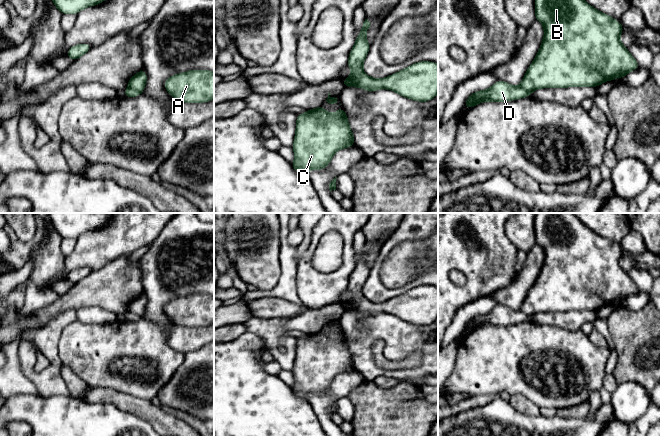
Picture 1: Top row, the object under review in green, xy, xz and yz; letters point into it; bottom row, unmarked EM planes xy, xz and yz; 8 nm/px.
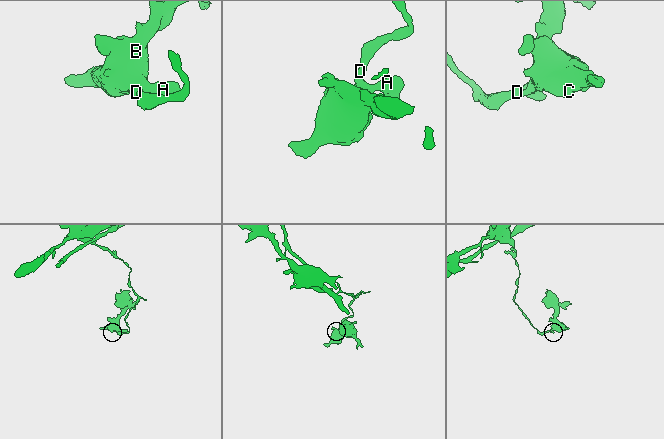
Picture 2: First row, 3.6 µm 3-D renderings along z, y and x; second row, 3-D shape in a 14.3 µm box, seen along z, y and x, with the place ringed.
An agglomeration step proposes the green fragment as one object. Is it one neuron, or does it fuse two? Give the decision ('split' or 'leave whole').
split

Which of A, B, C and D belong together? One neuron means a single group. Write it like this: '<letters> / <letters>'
A B C / D

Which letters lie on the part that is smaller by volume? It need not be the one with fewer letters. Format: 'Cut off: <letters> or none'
Cut off: A, B, C

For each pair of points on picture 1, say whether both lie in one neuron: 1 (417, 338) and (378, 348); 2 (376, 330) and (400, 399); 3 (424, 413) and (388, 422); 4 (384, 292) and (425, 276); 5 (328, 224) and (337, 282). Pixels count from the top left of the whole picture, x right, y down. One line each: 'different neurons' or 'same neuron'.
1: different neurons
2: different neurons
3: same neuron
4: same neuron
5: same neuron

